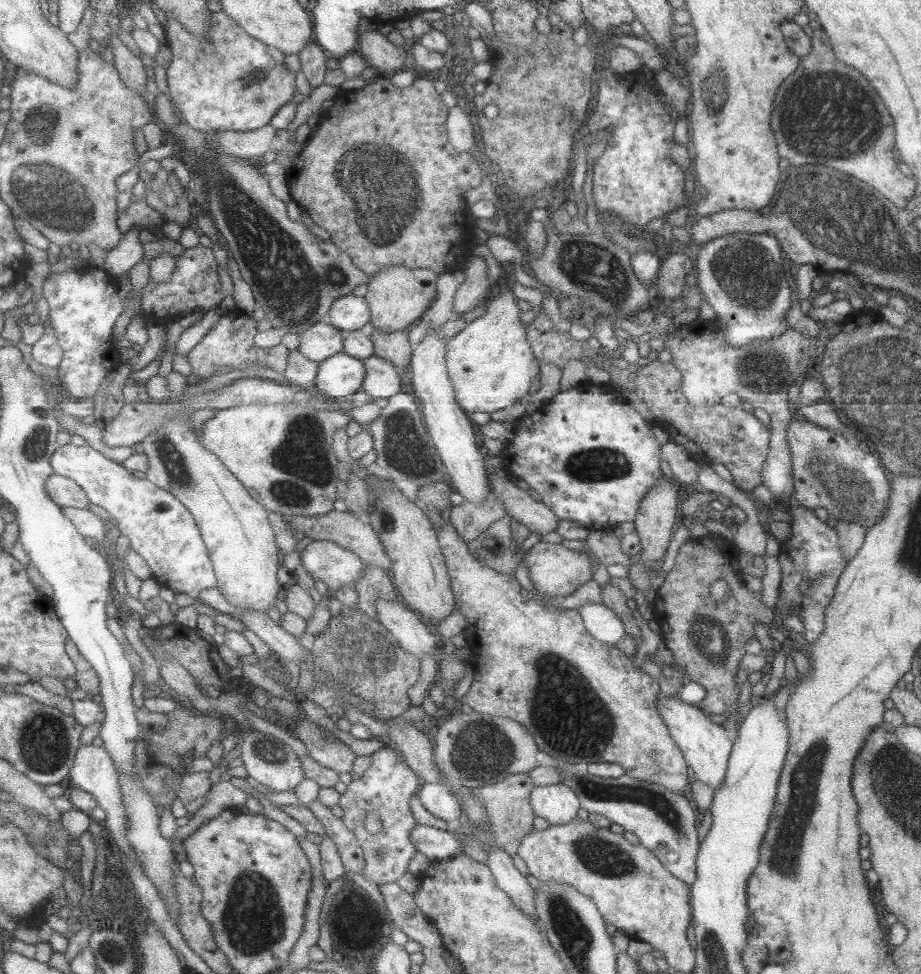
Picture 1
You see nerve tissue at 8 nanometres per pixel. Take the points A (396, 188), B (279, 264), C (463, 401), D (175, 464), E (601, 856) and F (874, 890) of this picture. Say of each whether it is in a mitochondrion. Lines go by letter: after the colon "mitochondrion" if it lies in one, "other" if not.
A: mitochondrion
B: mitochondrion
C: other
D: mitochondrion
E: mitochondrion
F: other

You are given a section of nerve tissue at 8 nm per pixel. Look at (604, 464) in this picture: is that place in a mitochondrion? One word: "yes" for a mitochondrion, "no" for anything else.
yes

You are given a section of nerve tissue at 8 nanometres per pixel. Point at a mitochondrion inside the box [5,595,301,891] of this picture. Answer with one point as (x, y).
(44, 744)

